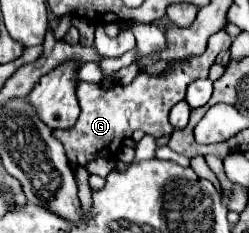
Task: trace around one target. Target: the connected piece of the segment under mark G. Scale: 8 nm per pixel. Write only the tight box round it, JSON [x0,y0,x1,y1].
[54,27,232,167]

